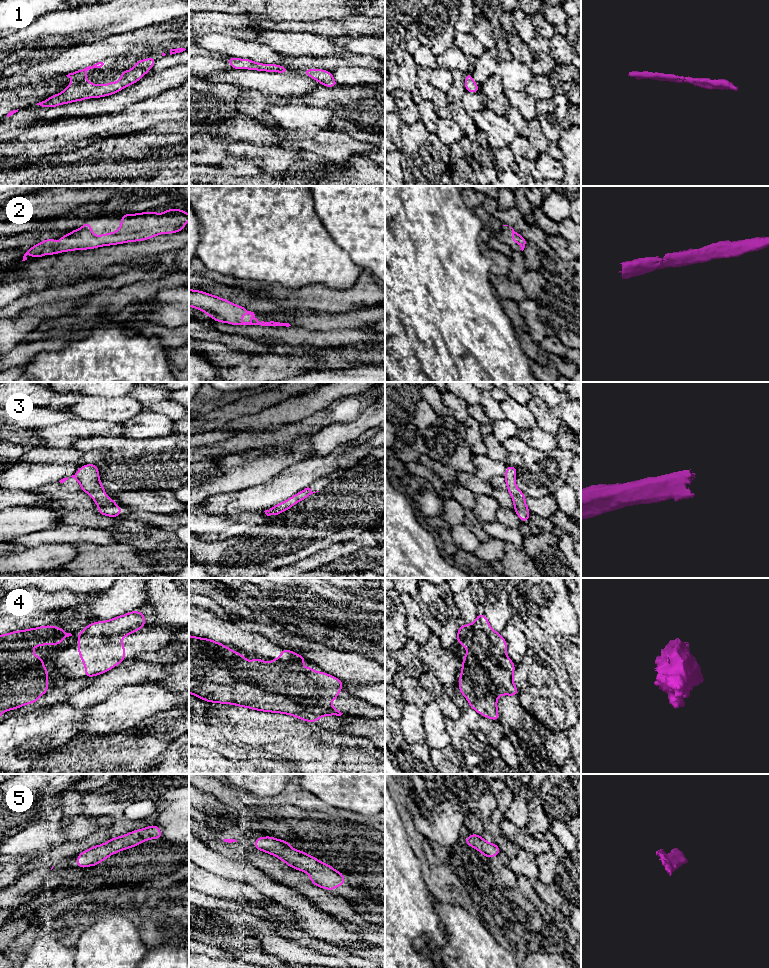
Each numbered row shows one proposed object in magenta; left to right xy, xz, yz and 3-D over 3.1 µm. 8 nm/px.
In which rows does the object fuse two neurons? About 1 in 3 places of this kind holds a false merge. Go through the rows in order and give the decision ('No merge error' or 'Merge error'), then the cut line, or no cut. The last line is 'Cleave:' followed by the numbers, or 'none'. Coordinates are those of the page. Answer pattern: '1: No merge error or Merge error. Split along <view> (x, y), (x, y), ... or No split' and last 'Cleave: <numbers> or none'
1: No merge error. No split
2: No merge error. No split
3: No merge error. No split
4: No merge error. No split
5: No merge error. No split
Cleave: none

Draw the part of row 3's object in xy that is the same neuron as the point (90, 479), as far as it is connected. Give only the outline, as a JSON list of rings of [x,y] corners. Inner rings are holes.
[[[96,464],[83,465],[70,477],[81,484],[81,491],[90,494],[91,498],[99,507],[97,513],[110,517],[118,517],[121,515],[122,508],[117,507],[116,502],[113,499],[108,498],[105,494],[106,490],[101,485],[99,470]]]

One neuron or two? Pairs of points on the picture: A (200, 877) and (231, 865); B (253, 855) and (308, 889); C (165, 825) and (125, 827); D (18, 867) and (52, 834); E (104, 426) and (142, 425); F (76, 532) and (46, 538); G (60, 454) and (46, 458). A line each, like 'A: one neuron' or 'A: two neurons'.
A: two neurons
B: one neuron
C: two neurons
D: two neurons
E: two neurons
F: one neuron
G: one neuron

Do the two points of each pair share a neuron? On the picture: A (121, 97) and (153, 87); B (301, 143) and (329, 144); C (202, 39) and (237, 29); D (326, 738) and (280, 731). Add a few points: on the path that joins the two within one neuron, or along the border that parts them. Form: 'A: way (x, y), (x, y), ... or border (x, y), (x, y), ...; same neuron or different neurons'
A: way (129, 96), (145, 88); same neuron
B: way (308, 143), (322, 143); same neuron
C: border (200, 33), (222, 33), (244, 39); different neurons
D: way (315, 738), (291, 738); same neuron

